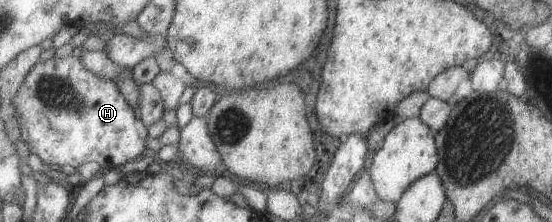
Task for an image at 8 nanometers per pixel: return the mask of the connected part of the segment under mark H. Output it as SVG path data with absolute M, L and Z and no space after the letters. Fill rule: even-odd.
M71 54L39 62L29 72L29 76L25 78L25 86L21 86L21 94L17 94L17 118L20 119L22 140L30 147L31 152L51 167L60 168L69 164L76 169L87 162L96 162L101 172L107 172L141 158L145 150L149 150L145 146L149 139L148 126L142 118L137 118L124 91L113 80L90 71L81 57Z

